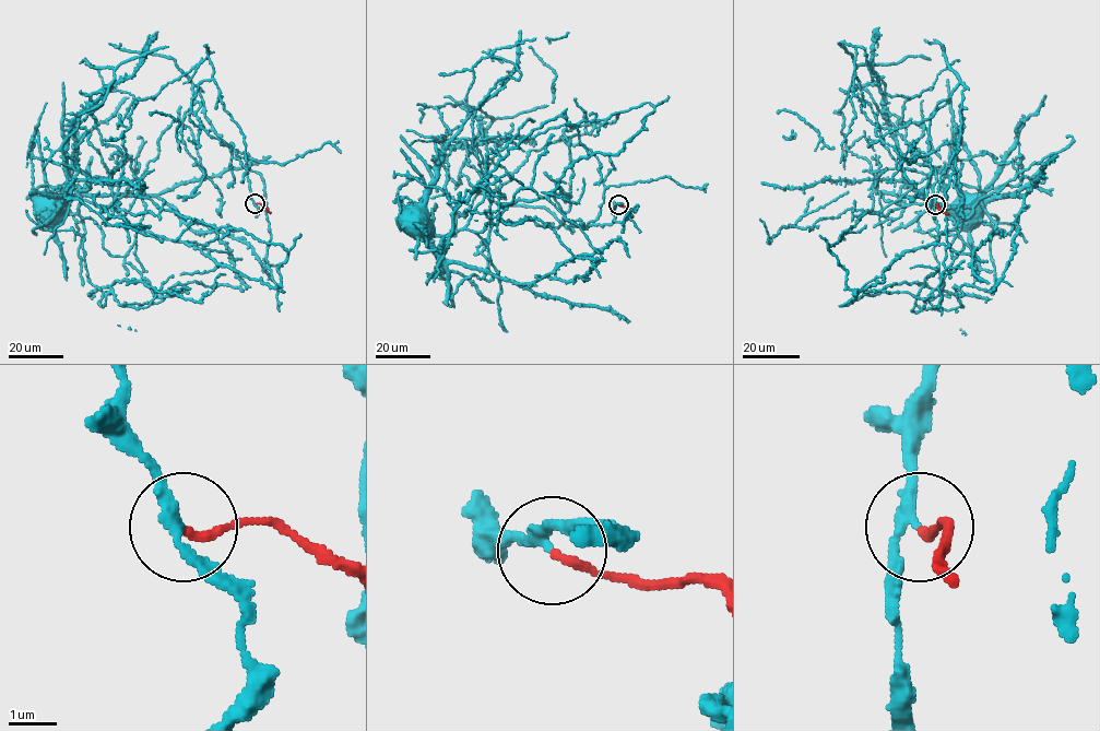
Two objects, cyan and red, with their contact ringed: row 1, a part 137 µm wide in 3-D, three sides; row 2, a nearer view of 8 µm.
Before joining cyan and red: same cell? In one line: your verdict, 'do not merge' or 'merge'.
do not merge

